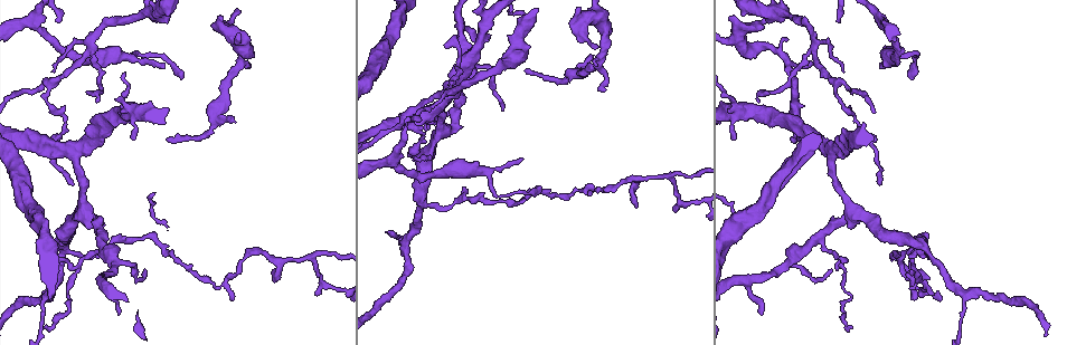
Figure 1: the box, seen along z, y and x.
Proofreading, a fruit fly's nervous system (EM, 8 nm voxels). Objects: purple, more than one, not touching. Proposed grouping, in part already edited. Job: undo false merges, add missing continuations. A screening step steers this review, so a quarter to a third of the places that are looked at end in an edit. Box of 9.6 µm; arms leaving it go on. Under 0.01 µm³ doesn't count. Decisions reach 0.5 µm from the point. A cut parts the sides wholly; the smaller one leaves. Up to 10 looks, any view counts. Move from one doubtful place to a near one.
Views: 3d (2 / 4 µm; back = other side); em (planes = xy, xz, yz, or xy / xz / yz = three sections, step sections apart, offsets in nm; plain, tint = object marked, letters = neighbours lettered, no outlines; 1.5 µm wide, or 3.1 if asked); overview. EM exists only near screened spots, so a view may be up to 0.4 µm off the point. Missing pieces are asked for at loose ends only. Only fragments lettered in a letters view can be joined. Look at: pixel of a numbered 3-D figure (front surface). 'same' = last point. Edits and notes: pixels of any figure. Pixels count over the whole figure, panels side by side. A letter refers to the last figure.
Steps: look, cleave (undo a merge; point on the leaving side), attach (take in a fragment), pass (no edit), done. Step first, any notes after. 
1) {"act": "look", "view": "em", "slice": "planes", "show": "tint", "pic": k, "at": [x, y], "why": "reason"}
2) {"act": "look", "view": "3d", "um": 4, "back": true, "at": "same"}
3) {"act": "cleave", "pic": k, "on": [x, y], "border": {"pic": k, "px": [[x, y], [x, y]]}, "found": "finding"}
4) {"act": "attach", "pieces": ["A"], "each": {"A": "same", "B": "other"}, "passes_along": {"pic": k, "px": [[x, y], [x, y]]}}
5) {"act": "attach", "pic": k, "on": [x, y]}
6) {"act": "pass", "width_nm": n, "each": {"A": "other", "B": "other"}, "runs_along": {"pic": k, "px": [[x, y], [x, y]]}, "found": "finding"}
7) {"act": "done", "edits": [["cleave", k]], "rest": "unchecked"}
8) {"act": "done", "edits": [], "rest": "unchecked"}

{"act": "look", "view": "3d", "um": 4, "pic": 1, "at": [164, 67], "why": "tapers out"}

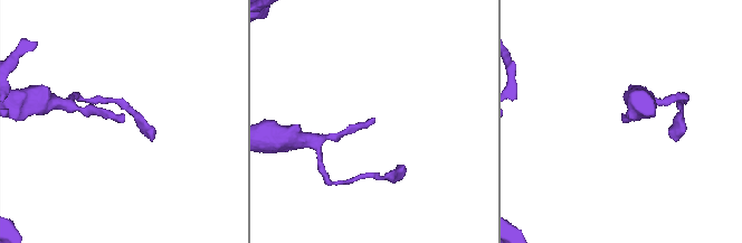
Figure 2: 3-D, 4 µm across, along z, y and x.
{"act": "look", "view": "em", "slice": "yz", "step": 4, "show": "tint", "pic": 2, "at": [122, 120], "why": "now the EM"}

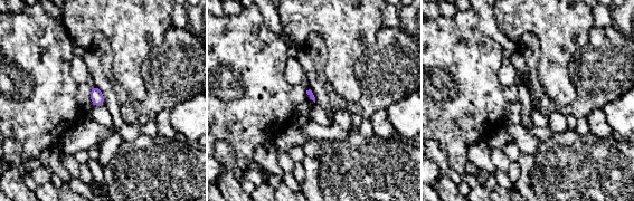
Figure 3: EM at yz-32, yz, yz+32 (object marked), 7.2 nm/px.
{"act": "look", "view": "em", "slice": "xz", "step": 8, "show": "letters", "at": "same", "why": "another direction"}

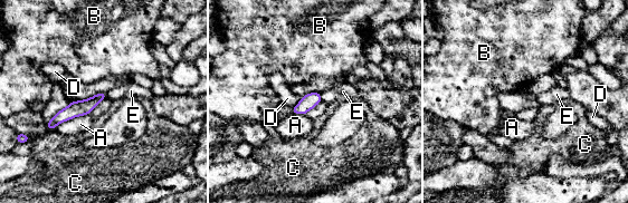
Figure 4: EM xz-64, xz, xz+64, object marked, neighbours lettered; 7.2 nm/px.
{"act": "pass", "width_nm": 110, "each": {"A": "other", "B": "other", "C": "other", "D": "other", "E": "other"}, "runs_along": {"pic": 4, "px": [[103, 95], [49, 125]]}, "found": "none of them fits"}

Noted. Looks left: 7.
{"act": "look", "view": "3d", "um": 4, "pic": 1, "at": [410, 112], "why": "side arm on a straight run"}

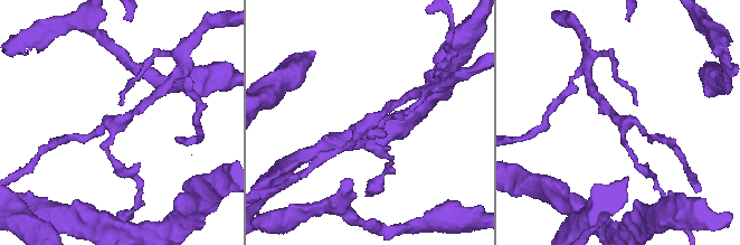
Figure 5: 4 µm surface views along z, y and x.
{"act": "look", "view": "em", "slice": "yz", "step": 4, "show": "tint", "pic": 5, "at": [369, 123], "arms": 3}

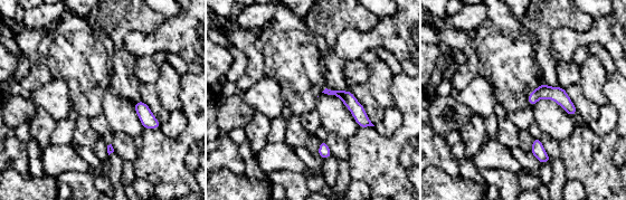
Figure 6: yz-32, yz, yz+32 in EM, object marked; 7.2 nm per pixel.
{"act": "look", "view": "em", "slice": "planes", "show": "letters", "at": "same", "why": "cut it another way"}

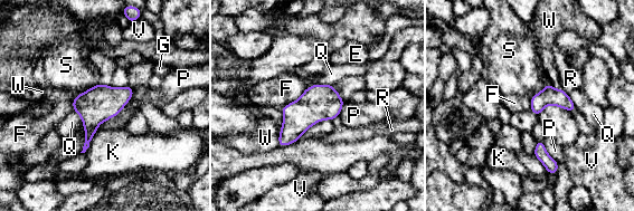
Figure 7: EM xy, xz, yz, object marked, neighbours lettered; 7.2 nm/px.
{"act": "pass", "each": {"E": "other", "F": "other", "G": "other", "K": "other", "P": "other", "Q": "other", "R": "other", "S": "other", "V": "other", "W": "other"}, "border": {"pic": 7, "px": [[332, 84], [312, 84], [306, 88]]}, "found": "continuous, no second cell"}

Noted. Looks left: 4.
{"act": "look", "view": "3d", "um": 2, "pic": 1, "at": [840, 258], "why": "thin end"}

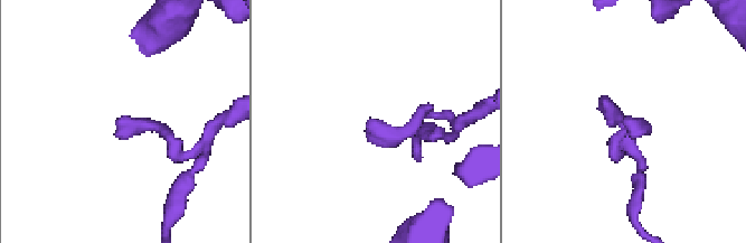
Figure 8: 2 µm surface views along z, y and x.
{"act": "look", "view": "em", "slice": "xy", "step": 8, "show": "plain", "pic": 8, "at": [118, 123], "why": "now the EM"}

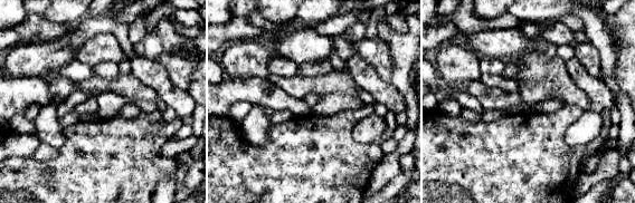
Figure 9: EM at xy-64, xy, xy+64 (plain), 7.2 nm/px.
{"act": "look", "view": "em", "slice": "xy", "step": 8, "show": "letters", "at": "same"}

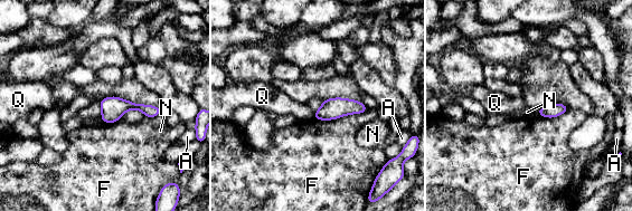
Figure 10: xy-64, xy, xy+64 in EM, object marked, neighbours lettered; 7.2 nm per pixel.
{"act": "pass", "each": {"A": "other", "F": "other", "N": "other", "Q": "other"}, "border": {"pic": 10, "px": [[313, 113], [314, 117]]}, "found": "no lettered fragment goes on from it"}

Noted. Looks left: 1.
{"act": "look", "view": "em", "slice": "planes", "show": "letters", "pic": 1, "at": [592, 56], "why": "an open end"}

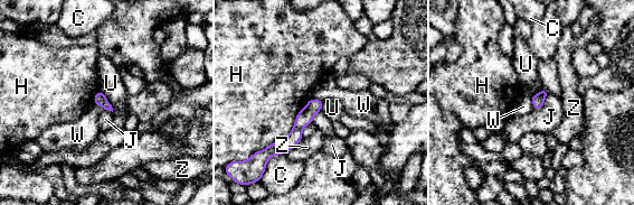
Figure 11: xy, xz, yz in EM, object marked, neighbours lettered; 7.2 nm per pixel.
{"act": "pass", "longest_contact_nm": ["H", 550], "each": {"C": "other", "H": "other", "J": "other", "U": "other", "W": "other", "Z": "other"}, "runs_along": {"pic": 11, "px": [[319, 102], [282, 147], [272, 148]]}, "found": "no lettered fragment goes on from it"}

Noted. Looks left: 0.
{"act": "done", "edits": [], "rest": "unchecked"}

